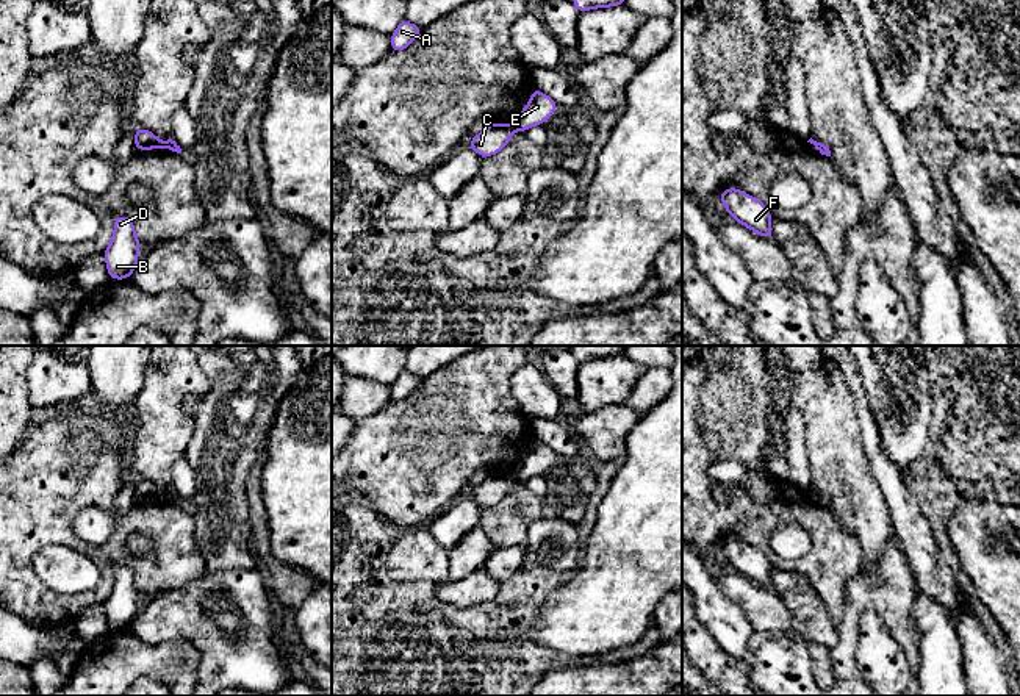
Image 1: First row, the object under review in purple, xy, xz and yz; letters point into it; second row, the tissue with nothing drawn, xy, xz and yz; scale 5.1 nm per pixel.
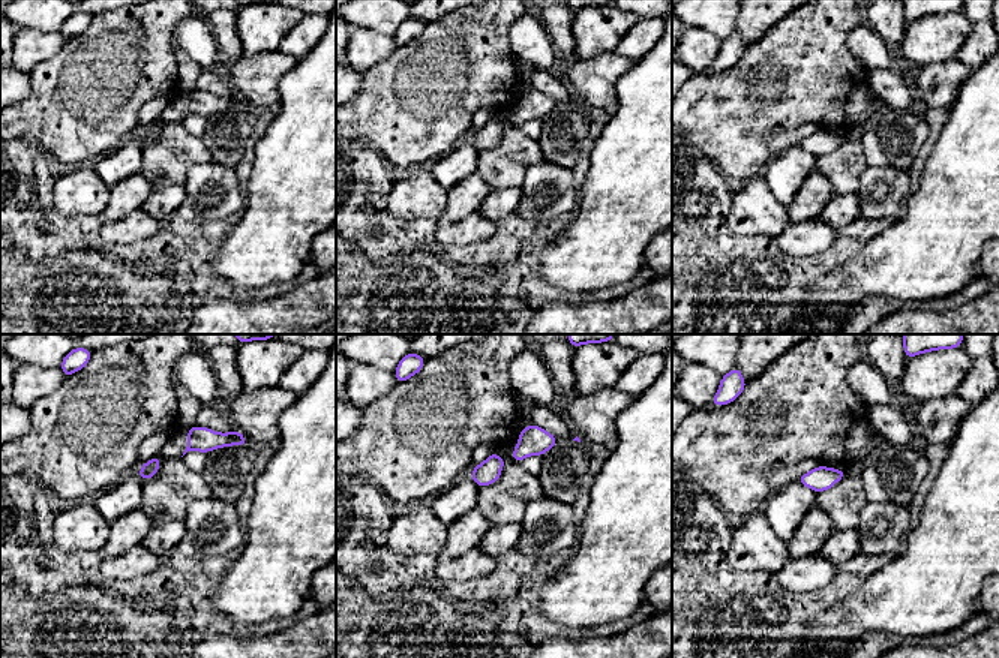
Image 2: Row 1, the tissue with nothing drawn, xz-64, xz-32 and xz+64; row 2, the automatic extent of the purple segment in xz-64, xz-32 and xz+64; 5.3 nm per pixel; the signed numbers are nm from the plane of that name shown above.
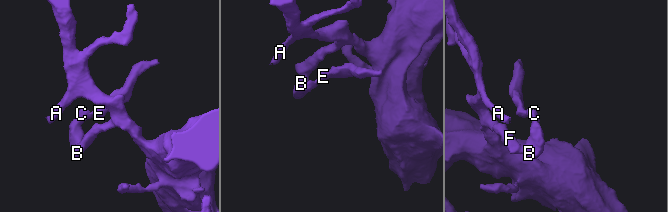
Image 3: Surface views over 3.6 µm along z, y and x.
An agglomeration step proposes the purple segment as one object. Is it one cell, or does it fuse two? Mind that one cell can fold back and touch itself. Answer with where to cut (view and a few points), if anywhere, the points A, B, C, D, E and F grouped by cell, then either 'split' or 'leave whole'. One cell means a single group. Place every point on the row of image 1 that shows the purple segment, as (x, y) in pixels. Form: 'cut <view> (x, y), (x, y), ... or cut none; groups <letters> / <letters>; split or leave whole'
cut xz (510, 125), (513, 130); groups A B C D F / E; split

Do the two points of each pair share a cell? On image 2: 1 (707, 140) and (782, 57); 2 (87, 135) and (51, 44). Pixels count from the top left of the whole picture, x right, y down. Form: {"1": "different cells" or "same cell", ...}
{"1": "same cell", "2": "different cells"}

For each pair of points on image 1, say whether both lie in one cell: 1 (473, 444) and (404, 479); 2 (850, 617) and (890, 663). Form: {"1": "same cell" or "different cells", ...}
{"1": "same cell", "2": "different cells"}

